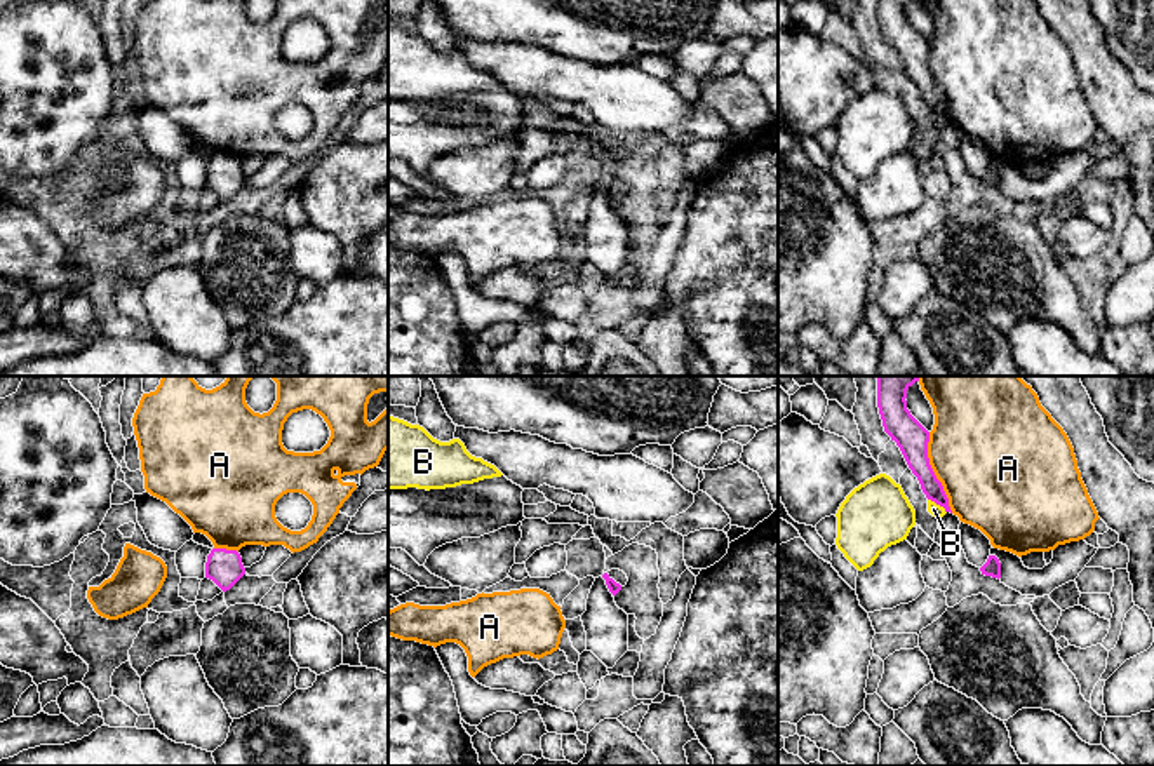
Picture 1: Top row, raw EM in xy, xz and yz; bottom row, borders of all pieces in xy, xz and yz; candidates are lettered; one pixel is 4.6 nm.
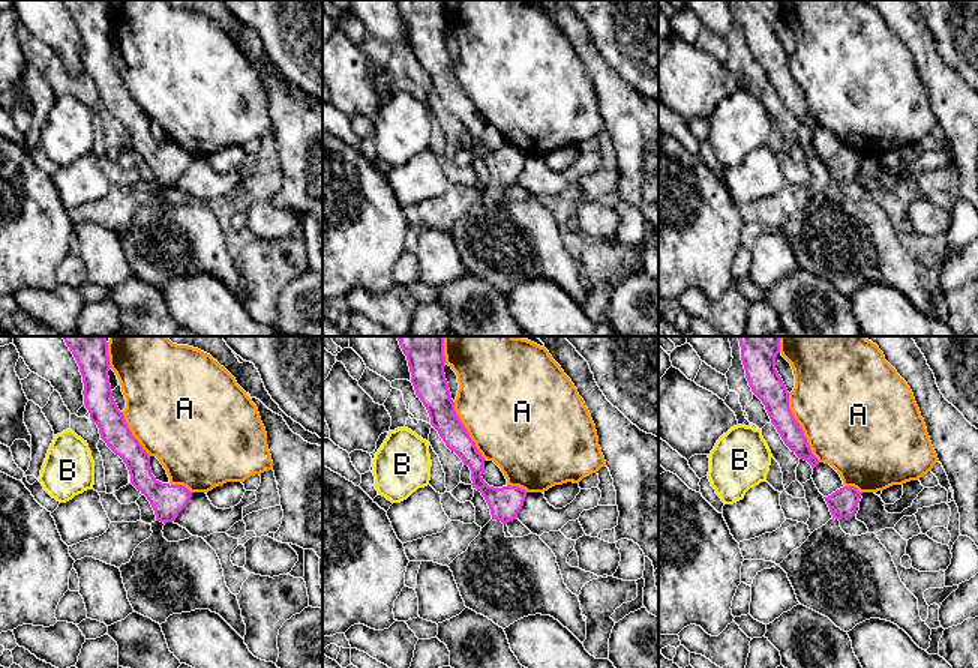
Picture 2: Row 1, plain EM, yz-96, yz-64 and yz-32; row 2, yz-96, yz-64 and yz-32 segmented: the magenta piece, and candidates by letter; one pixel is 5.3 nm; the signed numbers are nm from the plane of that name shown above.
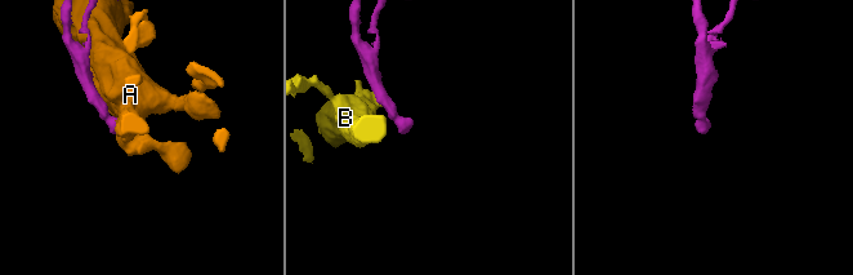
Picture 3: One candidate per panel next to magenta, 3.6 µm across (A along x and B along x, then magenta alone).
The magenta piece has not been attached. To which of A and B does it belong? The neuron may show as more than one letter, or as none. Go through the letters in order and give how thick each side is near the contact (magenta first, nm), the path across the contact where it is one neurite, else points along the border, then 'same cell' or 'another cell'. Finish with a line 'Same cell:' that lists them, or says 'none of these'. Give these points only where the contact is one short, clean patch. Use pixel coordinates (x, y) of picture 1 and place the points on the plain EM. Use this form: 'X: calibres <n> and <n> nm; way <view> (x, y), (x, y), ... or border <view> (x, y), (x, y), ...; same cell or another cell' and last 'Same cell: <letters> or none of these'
A: calibres 150 and 480 nm; another cell
B: calibres 110 and 60 nm; border yz (928, 108), (946, 122); another cell
Same cell: none of these

